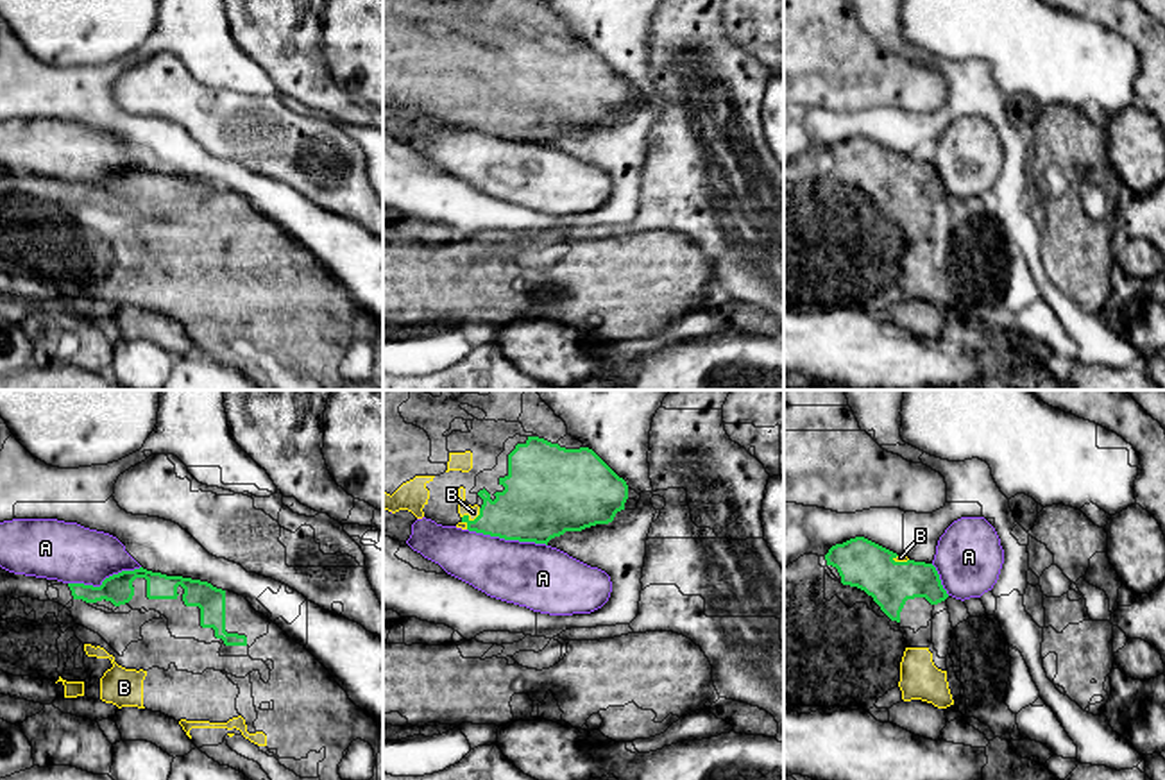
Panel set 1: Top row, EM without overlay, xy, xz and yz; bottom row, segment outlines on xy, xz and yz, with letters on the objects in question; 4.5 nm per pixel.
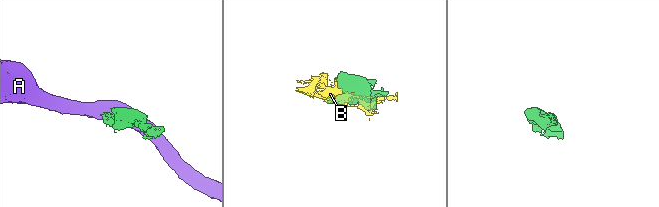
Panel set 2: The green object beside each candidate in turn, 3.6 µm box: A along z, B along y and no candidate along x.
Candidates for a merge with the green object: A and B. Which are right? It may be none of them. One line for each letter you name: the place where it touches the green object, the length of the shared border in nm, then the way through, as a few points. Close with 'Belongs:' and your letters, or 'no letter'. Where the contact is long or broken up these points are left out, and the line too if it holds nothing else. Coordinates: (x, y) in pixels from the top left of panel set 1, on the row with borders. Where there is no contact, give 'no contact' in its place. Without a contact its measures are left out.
B: meets green in xz at (475, 519); contact 120 nm long
Belongs: B

